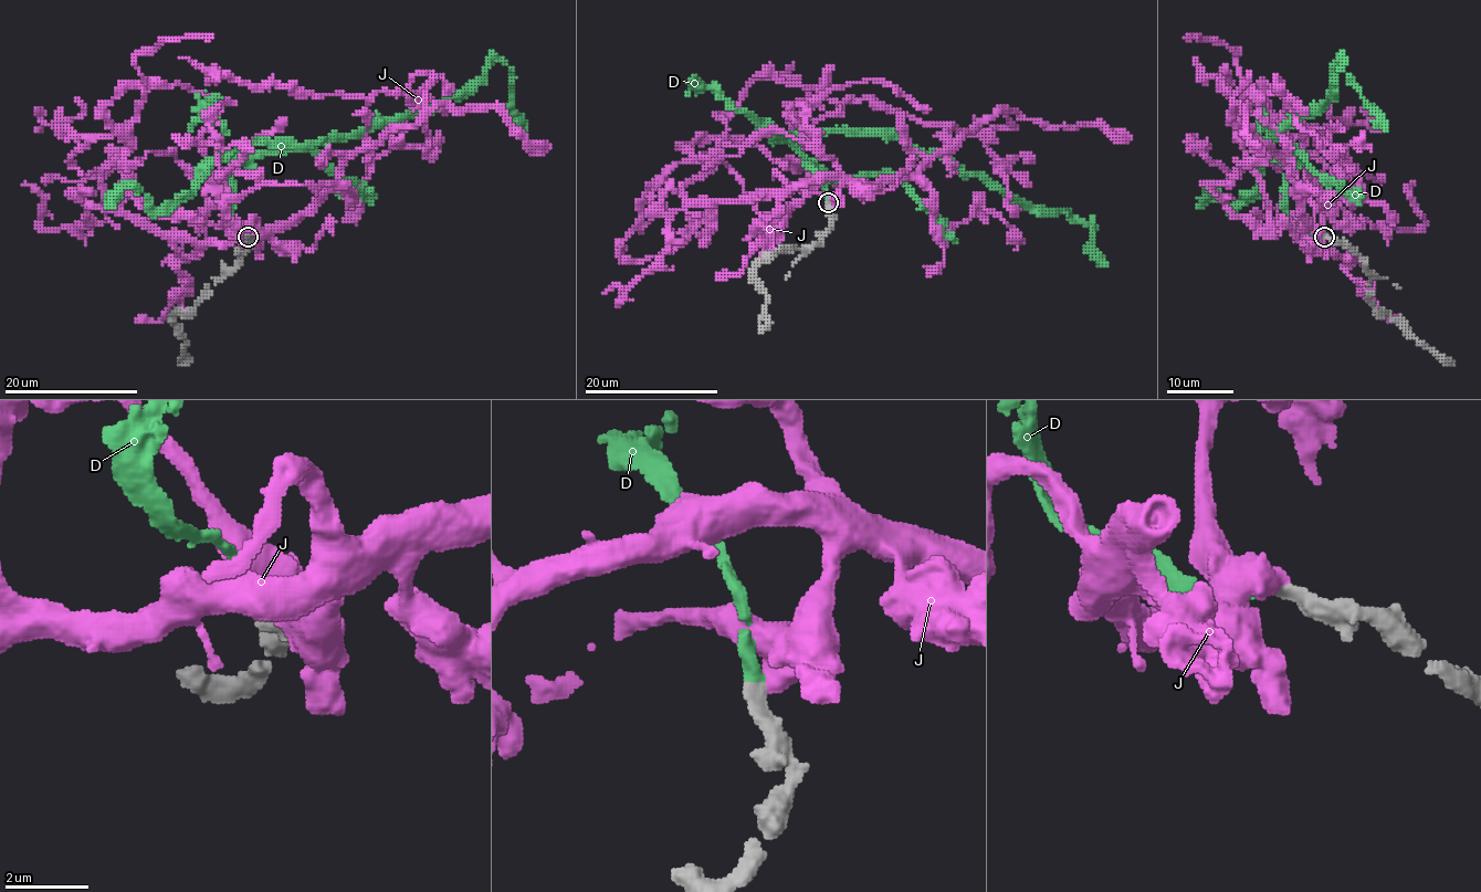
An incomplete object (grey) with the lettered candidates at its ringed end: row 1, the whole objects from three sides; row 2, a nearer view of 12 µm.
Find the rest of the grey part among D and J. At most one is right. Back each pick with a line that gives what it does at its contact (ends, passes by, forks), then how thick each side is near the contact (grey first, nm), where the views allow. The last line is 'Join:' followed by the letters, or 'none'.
D: it ends | 320/380 nm
Join: D

